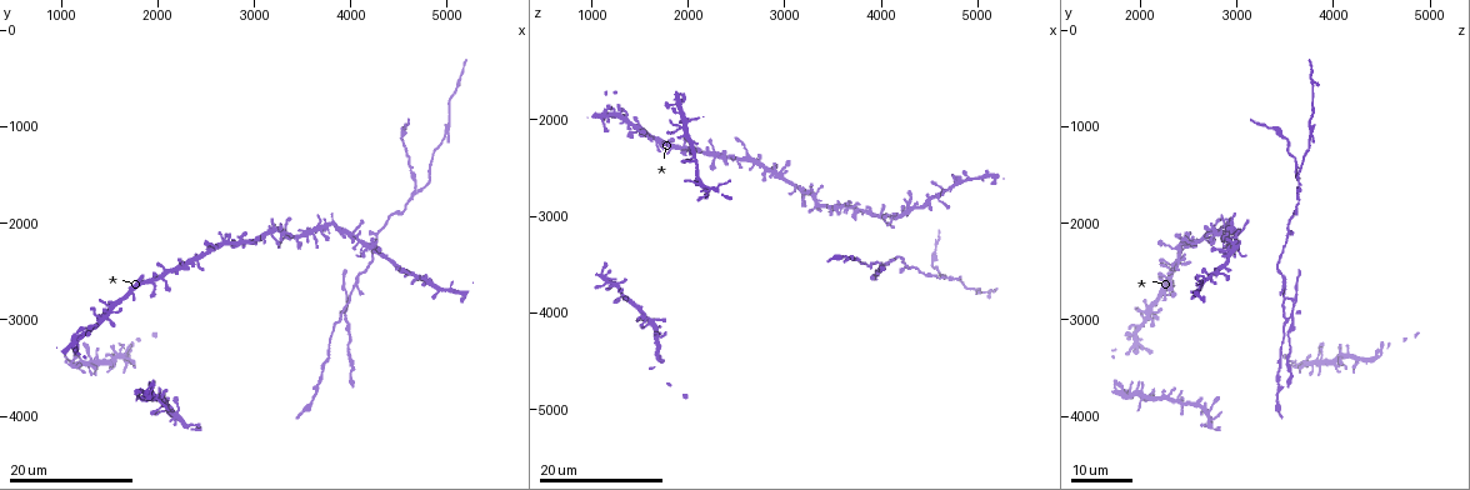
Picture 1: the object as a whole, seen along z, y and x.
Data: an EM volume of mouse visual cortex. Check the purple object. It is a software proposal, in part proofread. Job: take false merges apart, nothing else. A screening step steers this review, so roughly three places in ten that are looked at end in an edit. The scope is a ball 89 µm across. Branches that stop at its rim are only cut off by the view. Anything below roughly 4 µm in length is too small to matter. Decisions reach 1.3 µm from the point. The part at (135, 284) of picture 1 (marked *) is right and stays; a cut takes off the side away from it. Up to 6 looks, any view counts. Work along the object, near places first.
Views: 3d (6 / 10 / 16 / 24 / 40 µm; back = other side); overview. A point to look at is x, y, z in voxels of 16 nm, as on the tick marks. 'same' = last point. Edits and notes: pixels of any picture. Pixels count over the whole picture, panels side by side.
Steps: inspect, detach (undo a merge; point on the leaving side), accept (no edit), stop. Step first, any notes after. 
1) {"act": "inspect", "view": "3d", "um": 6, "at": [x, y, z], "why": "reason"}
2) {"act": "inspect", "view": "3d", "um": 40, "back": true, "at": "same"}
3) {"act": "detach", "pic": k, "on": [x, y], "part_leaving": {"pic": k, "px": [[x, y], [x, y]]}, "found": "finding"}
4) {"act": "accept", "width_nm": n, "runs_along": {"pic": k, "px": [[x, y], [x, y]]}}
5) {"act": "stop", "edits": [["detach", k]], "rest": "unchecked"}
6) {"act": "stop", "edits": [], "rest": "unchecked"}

{"act": "inspect", "view": "3d", "um": 24, "at": [4180, 2420, 3420]}

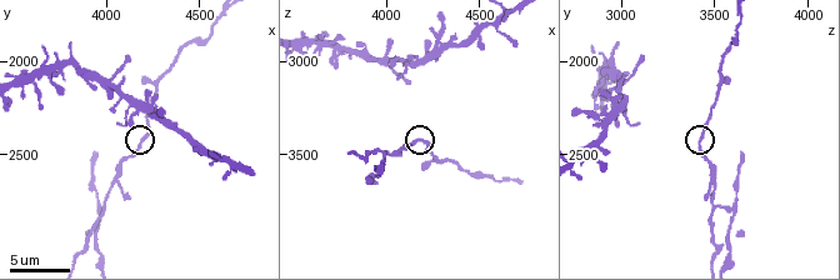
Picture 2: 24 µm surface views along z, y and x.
{"act": "inspect", "view": "3d", "um": 6, "at": [4200, 2440, 3440]}

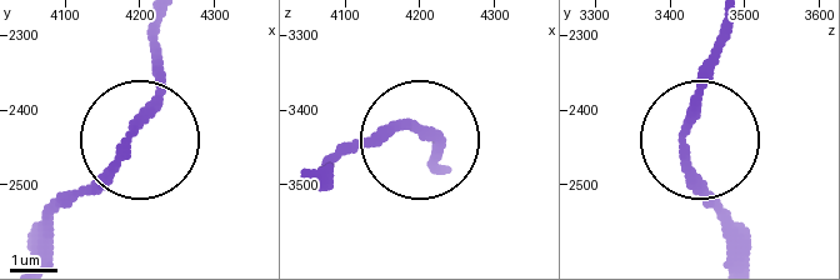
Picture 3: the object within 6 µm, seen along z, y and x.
{"act": "inspect", "view": "3d", "um": 6, "back": true, "at": [4190, 2435, 3420]}

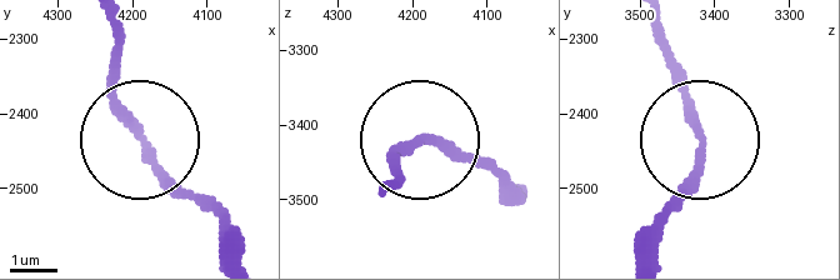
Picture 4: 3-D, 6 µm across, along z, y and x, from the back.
{"act": "accept", "width_nm": 190, "found": "one cell here"}

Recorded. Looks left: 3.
{"act": "inspect", "view": "3d", "um": 10, "at": [4120, 2240, 3020], "why": "branch point"}

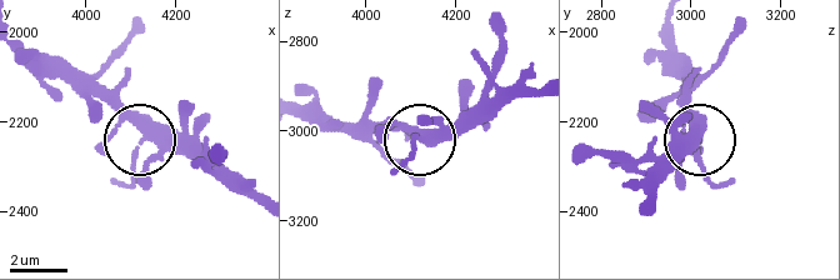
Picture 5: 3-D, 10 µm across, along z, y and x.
{"act": "accept", "width_nm": 340, "found": "all the same cell"}

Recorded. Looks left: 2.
{"act": "inspect", "view": "3d", "um": 16, "at": [5000, 980, 3780], "why": "thin arm on a thick one"}

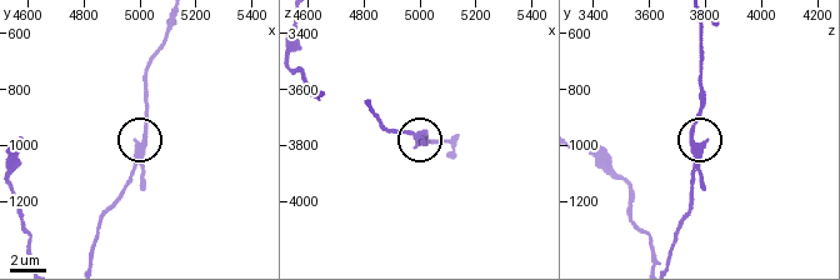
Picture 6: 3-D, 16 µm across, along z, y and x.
{"act": "inspect", "view": "3d", "um": 10, "at": [5020, 960, 3750]}

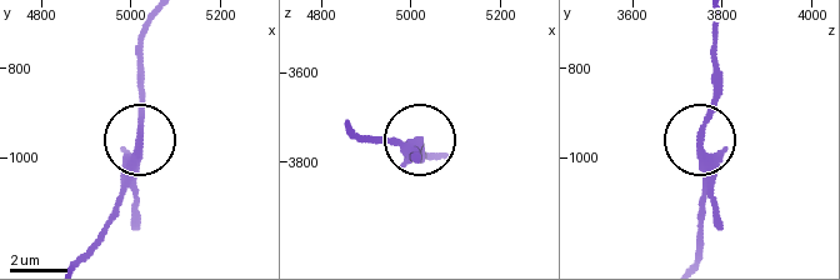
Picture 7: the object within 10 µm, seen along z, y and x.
{"act": "accept", "width_nm": 260, "runs_along": {"pic": 7, "px": [[83, 256], [114, 206], [124, 163], [140, 134], [140, 44]]}, "found": "continuous, no second cell"}

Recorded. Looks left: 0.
{"act": "stop", "edits": [], "rest": "unchecked"}

